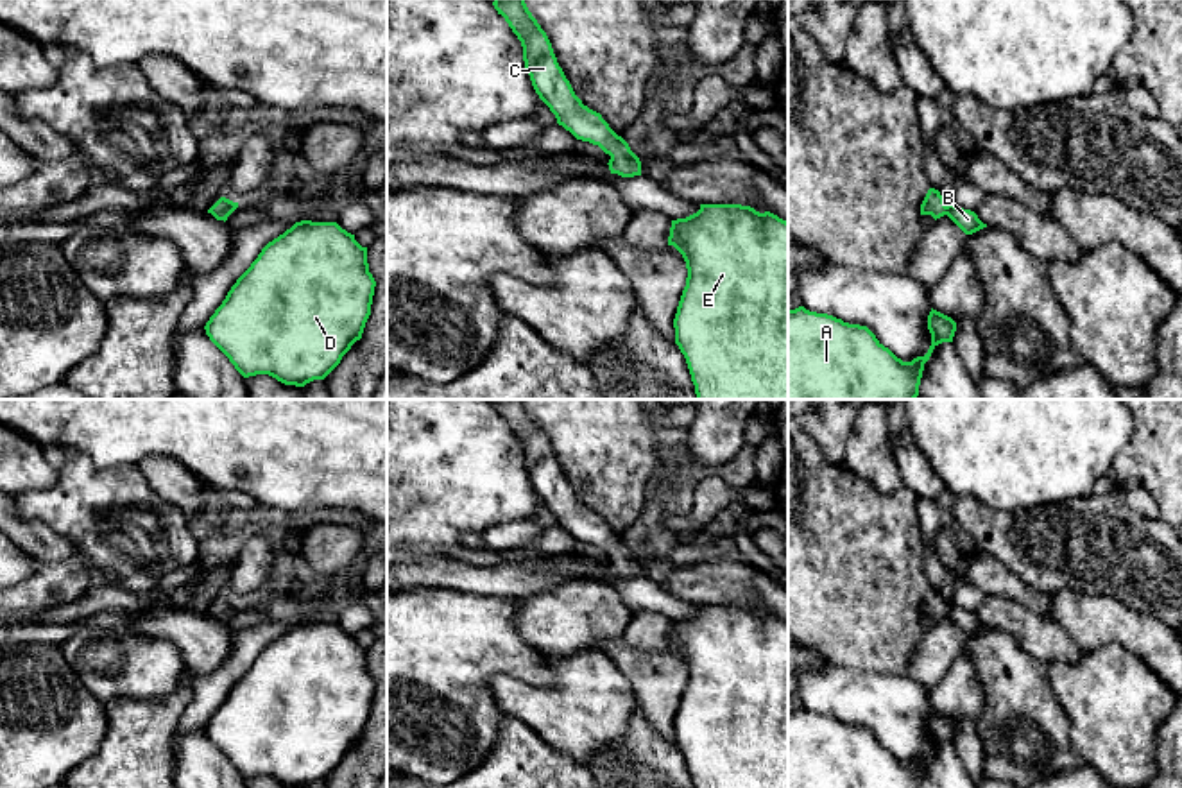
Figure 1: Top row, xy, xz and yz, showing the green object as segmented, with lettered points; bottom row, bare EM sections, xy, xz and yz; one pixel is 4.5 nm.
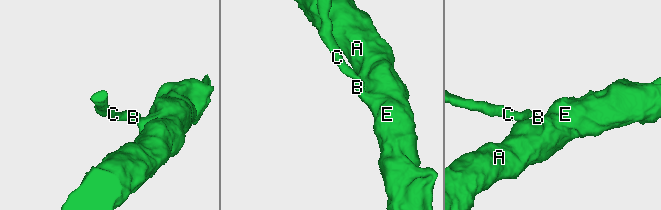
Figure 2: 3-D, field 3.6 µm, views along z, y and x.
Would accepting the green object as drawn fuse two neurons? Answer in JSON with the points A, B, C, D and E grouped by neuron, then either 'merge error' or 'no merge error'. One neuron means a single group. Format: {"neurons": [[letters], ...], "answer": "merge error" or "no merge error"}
{"neurons": [["A", "B", "C", "D", "E"]], "answer": "no merge error"}

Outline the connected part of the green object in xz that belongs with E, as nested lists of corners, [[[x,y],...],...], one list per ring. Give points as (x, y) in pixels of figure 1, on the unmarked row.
[[[700,605],[700,611],[686,620],[672,621],[668,647],[684,659],[688,679],[673,720],[675,745],[686,759],[695,788],[788,788],[788,623],[777,616],[759,614],[741,605]]]

